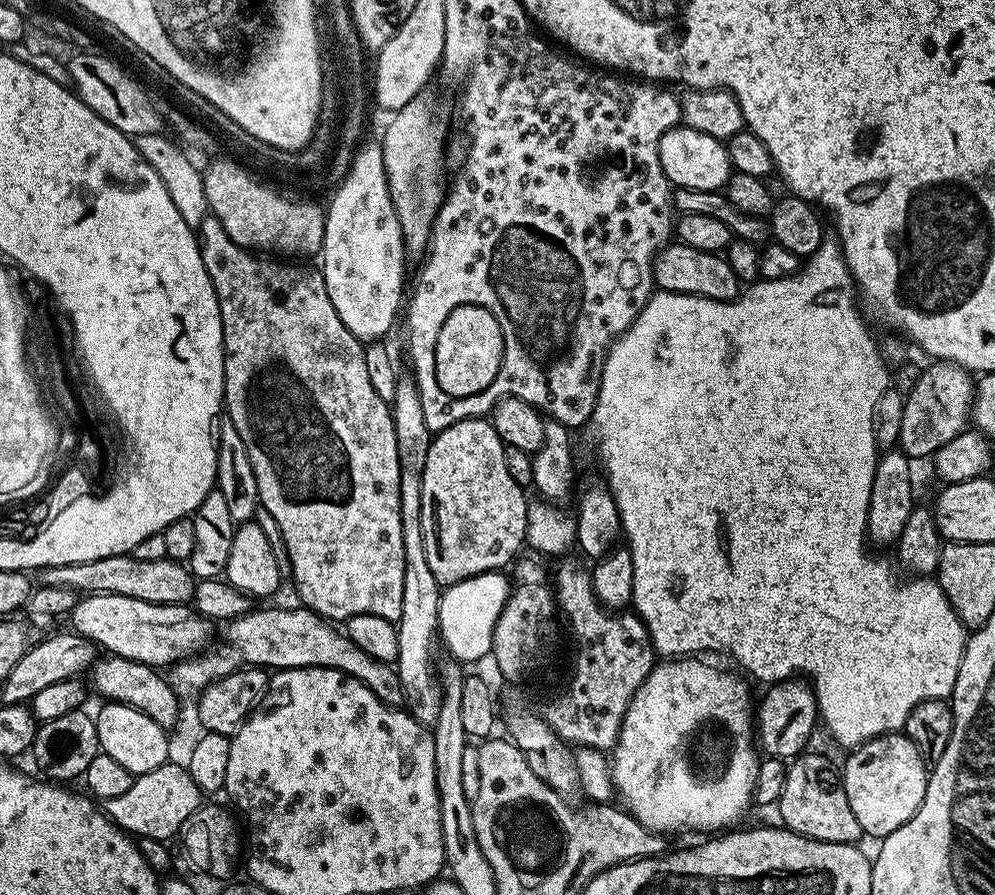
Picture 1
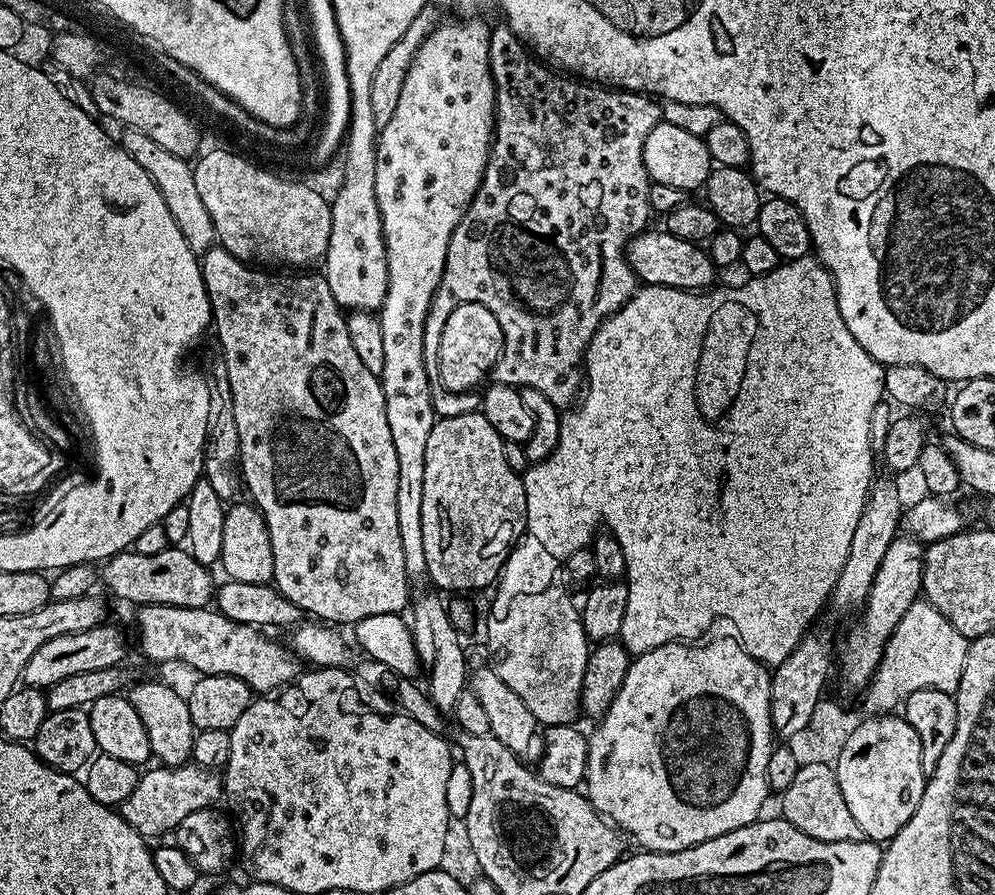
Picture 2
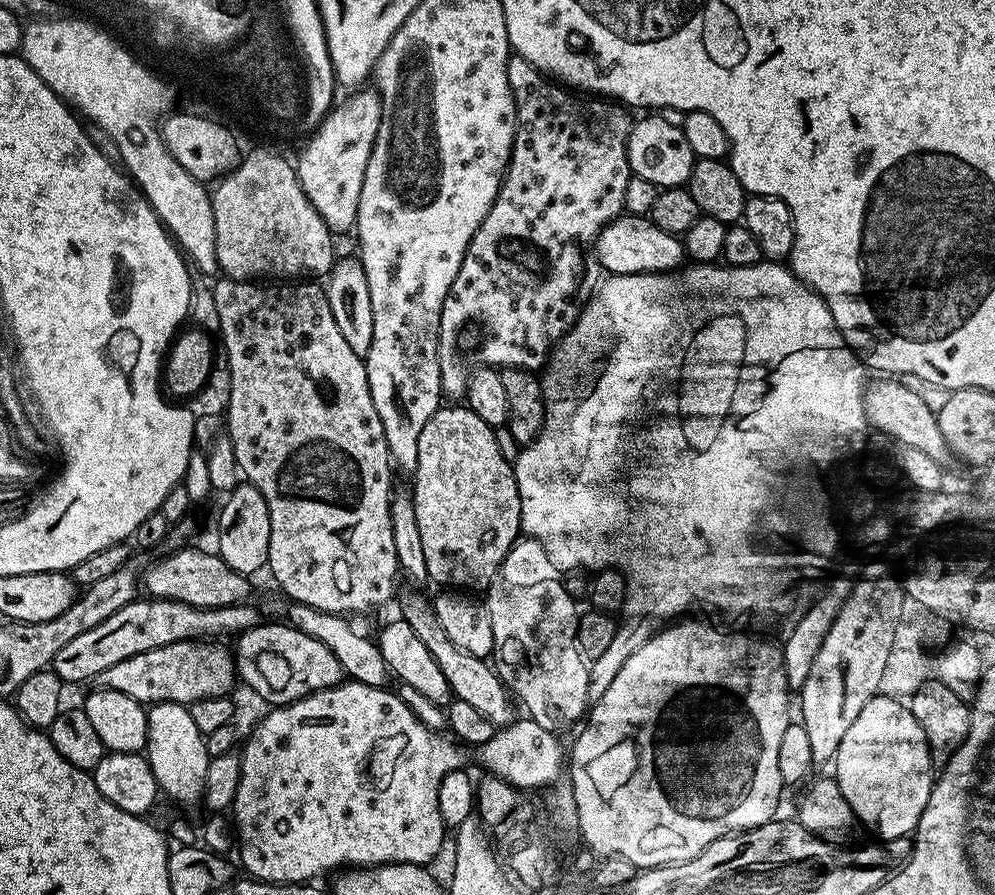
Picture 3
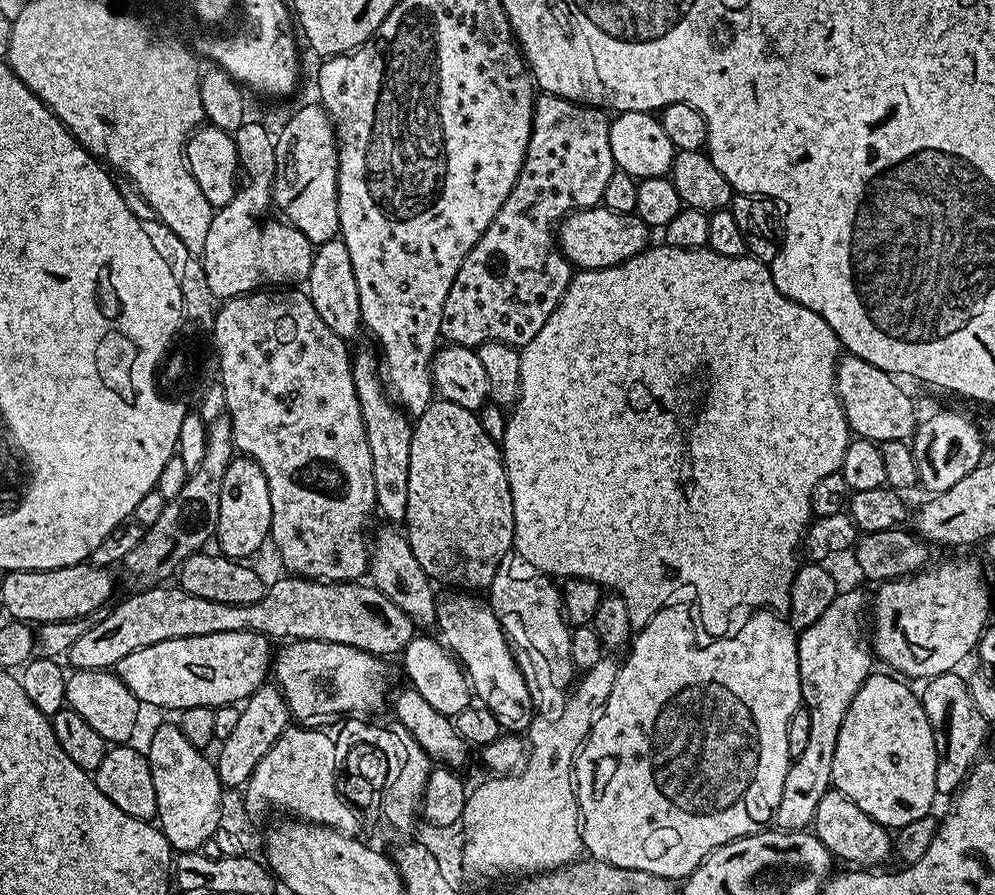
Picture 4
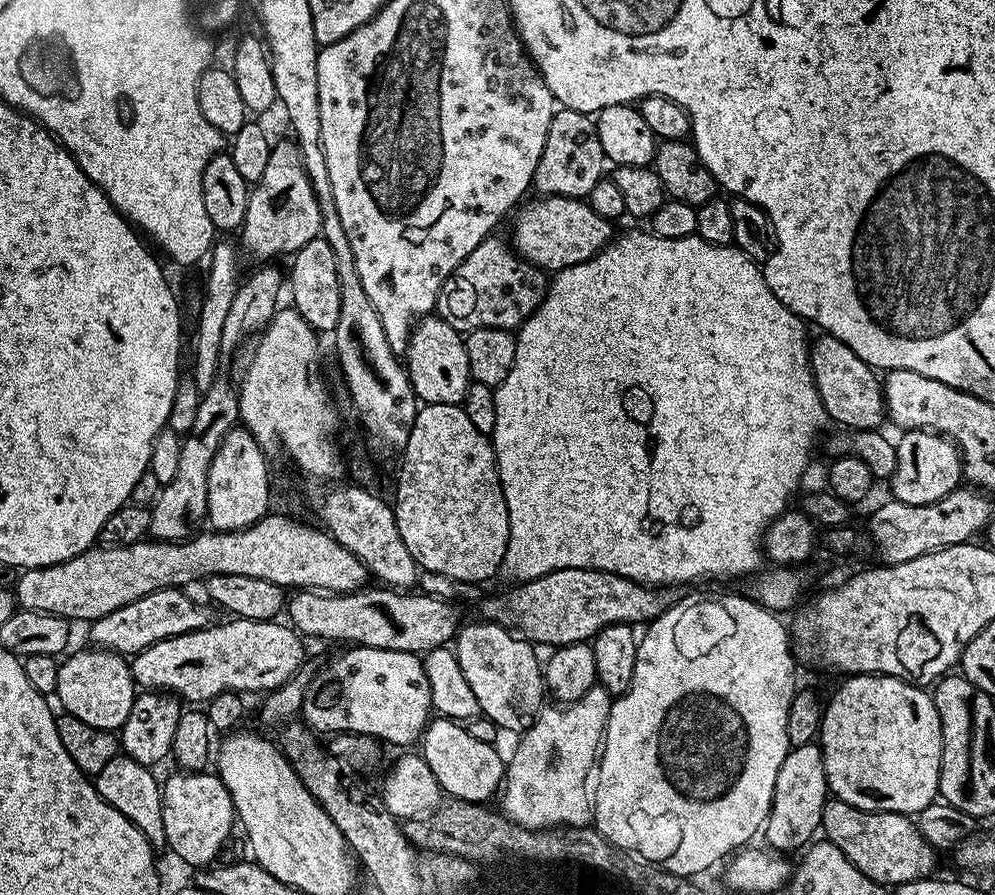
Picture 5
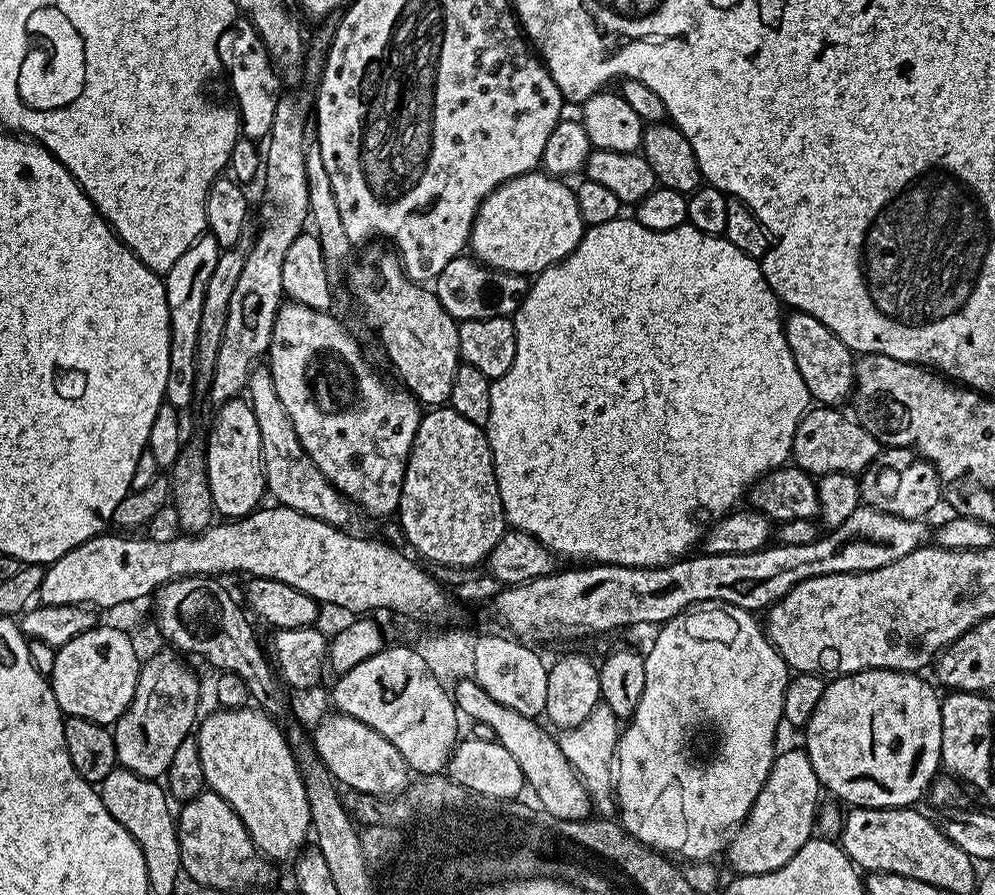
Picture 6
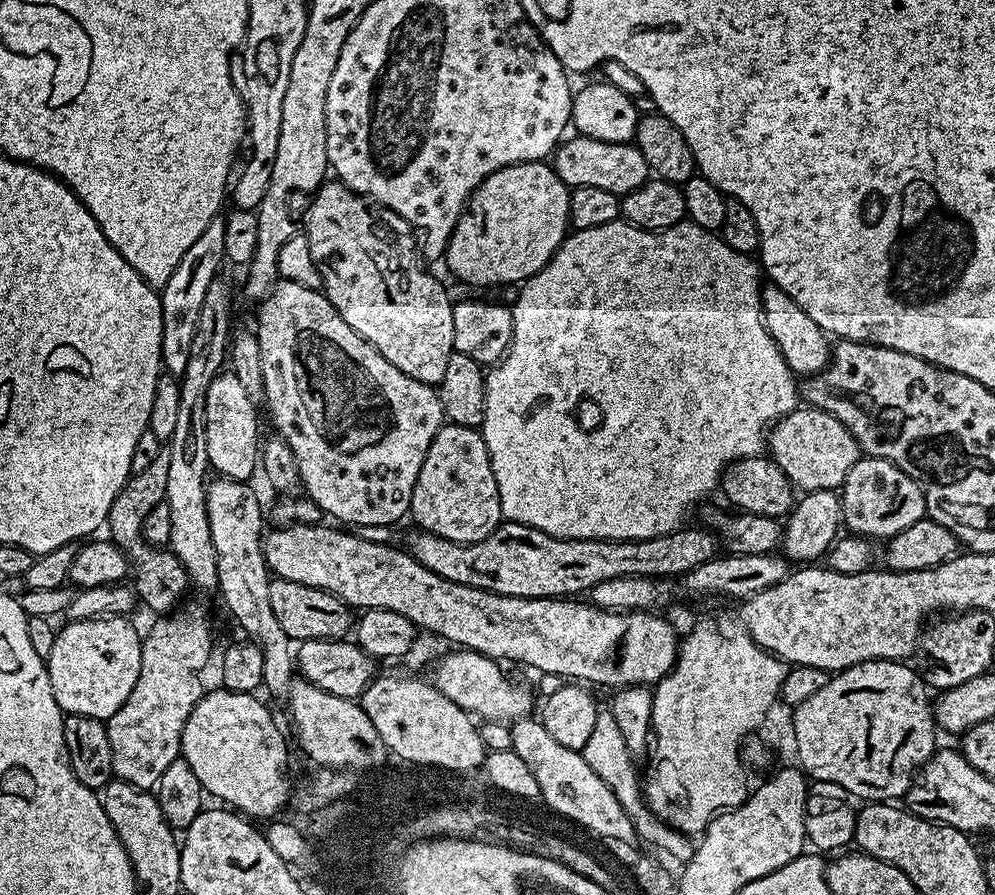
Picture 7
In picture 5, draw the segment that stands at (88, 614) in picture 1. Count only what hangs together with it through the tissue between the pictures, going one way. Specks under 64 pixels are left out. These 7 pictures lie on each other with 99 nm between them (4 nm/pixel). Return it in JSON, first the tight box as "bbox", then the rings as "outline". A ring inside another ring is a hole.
{"bbox":[302,646,434,746],"outline":[[[352,646],[347,650],[349,652],[334,657],[329,664],[321,667],[305,694],[302,716],[308,727],[320,734],[328,731],[329,734],[360,733],[361,736],[373,736],[388,746],[419,741],[434,712],[423,659],[415,652],[402,650],[378,650],[363,646]]]}

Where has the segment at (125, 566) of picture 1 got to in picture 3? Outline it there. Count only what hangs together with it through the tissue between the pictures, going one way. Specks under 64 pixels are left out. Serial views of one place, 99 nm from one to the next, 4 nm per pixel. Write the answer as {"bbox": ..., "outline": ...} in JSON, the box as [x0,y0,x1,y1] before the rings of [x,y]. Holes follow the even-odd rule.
{"bbox":[142,546,249,608],"outline":[[[185,546],[169,551],[168,556],[161,558],[157,564],[152,564],[142,572],[142,588],[149,597],[157,600],[177,600],[183,604],[189,604],[195,608],[217,608],[218,606],[230,606],[231,604],[243,604],[249,599],[248,583],[249,577],[243,576],[238,570],[234,570],[224,557],[215,551],[203,552],[200,548]]]}

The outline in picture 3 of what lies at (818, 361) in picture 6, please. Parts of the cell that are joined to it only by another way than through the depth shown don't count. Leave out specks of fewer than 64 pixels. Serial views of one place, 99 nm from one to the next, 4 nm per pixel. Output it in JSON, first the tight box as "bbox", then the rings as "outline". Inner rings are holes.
{"bbox":[864,378,950,462],"outline":[[[876,378],[864,389],[864,409],[869,429],[904,448],[922,450],[930,454],[930,458],[944,462],[950,453],[946,446],[946,438],[942,438],[942,430],[938,430],[936,412],[914,389],[911,383],[900,378]]]}

